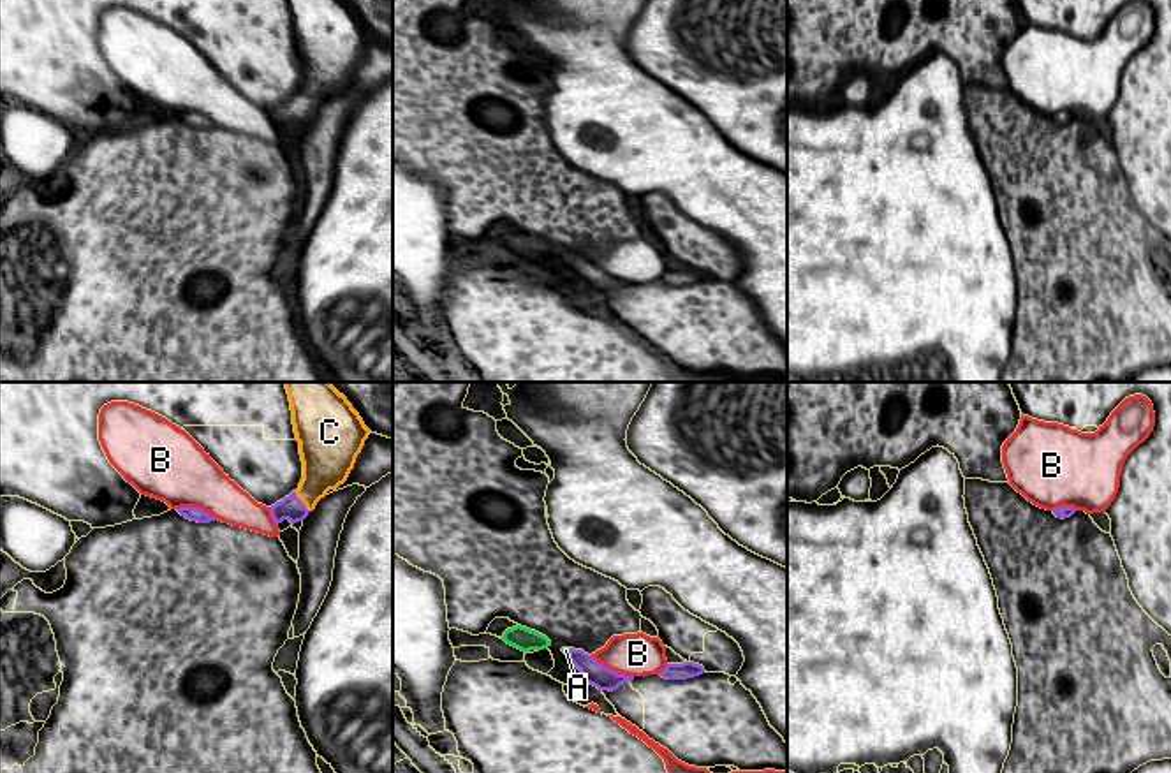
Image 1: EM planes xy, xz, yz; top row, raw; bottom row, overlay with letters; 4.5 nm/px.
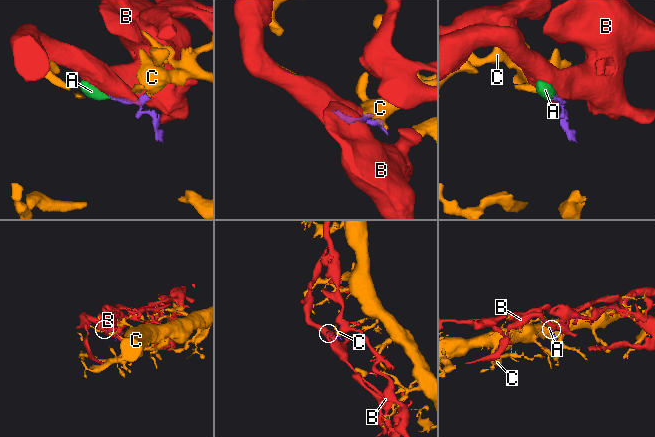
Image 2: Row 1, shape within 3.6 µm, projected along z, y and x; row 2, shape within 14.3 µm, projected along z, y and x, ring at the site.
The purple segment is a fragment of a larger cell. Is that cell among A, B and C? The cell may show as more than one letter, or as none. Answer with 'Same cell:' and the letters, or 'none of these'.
Same cell: A, C

